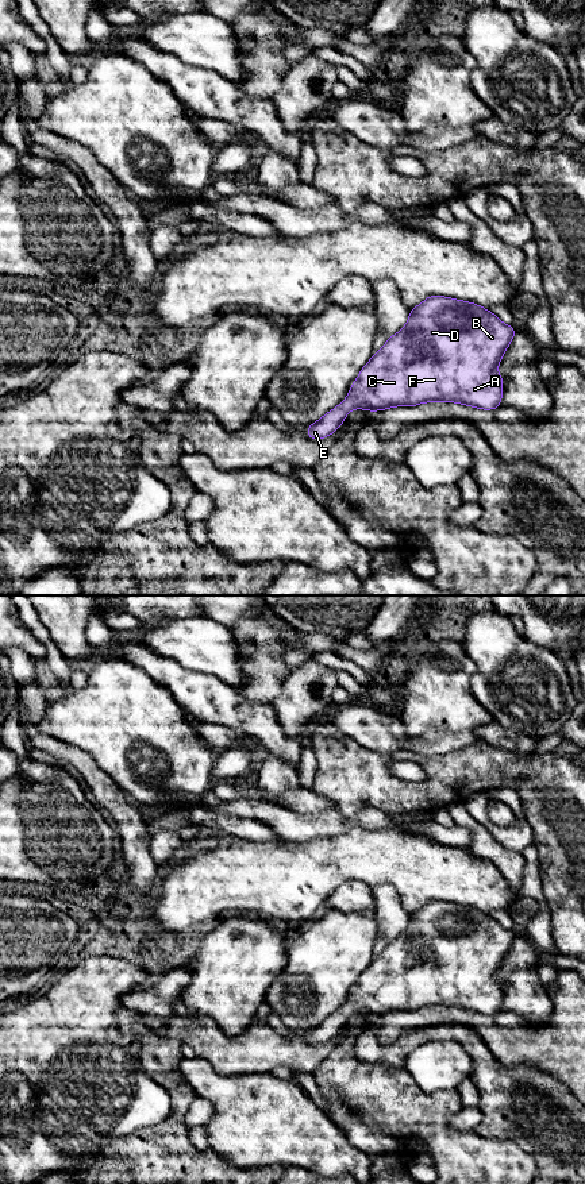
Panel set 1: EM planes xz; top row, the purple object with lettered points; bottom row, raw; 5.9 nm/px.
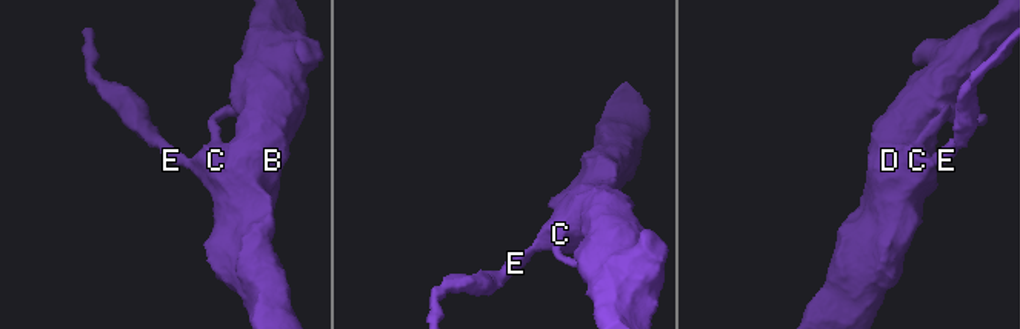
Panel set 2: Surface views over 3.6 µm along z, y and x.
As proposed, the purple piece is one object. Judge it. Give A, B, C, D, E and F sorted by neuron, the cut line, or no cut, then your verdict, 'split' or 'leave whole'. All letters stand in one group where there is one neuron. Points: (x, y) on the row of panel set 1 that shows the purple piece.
groups A B C D E F; cut none; leave whole

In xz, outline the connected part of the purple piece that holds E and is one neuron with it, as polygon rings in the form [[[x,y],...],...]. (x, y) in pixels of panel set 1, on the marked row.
[[[444,296],[426,297],[420,305],[411,308],[404,328],[388,338],[382,348],[361,369],[345,401],[308,425],[307,436],[311,440],[328,437],[339,429],[346,414],[357,408],[377,412],[395,406],[416,406],[423,402],[458,402],[484,410],[500,408],[504,379],[497,373],[497,367],[516,331],[517,328],[504,324],[478,304]]]

